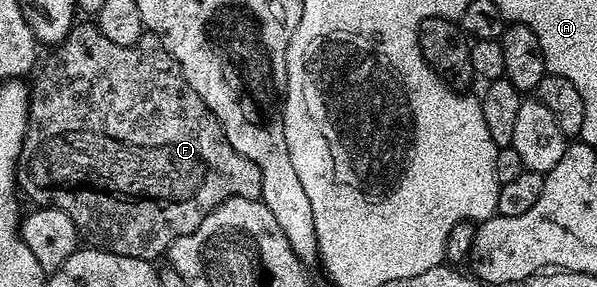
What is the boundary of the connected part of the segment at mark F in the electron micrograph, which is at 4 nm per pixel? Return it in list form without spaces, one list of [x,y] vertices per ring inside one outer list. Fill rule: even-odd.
[[[94,23],[88,25],[73,24],[73,27],[63,41],[51,50],[52,53],[39,66],[35,74],[36,82],[30,85],[30,104],[28,107],[28,130],[22,143],[20,152],[20,163],[16,166],[16,180],[19,188],[29,197],[36,201],[37,206],[51,207],[66,211],[70,219],[74,219],[77,230],[89,246],[105,249],[107,253],[114,255],[126,255],[134,259],[155,262],[156,257],[163,258],[167,254],[168,248],[174,244],[179,237],[185,237],[199,227],[202,219],[210,215],[226,199],[231,197],[241,197],[242,199],[260,200],[262,195],[262,171],[246,155],[234,151],[230,147],[230,139],[226,139],[222,123],[202,103],[202,95],[190,87],[186,75],[182,71],[180,64],[166,51],[166,47],[158,38],[150,32],[144,32],[138,39],[138,43],[133,45],[115,45],[102,35],[102,31]]]

